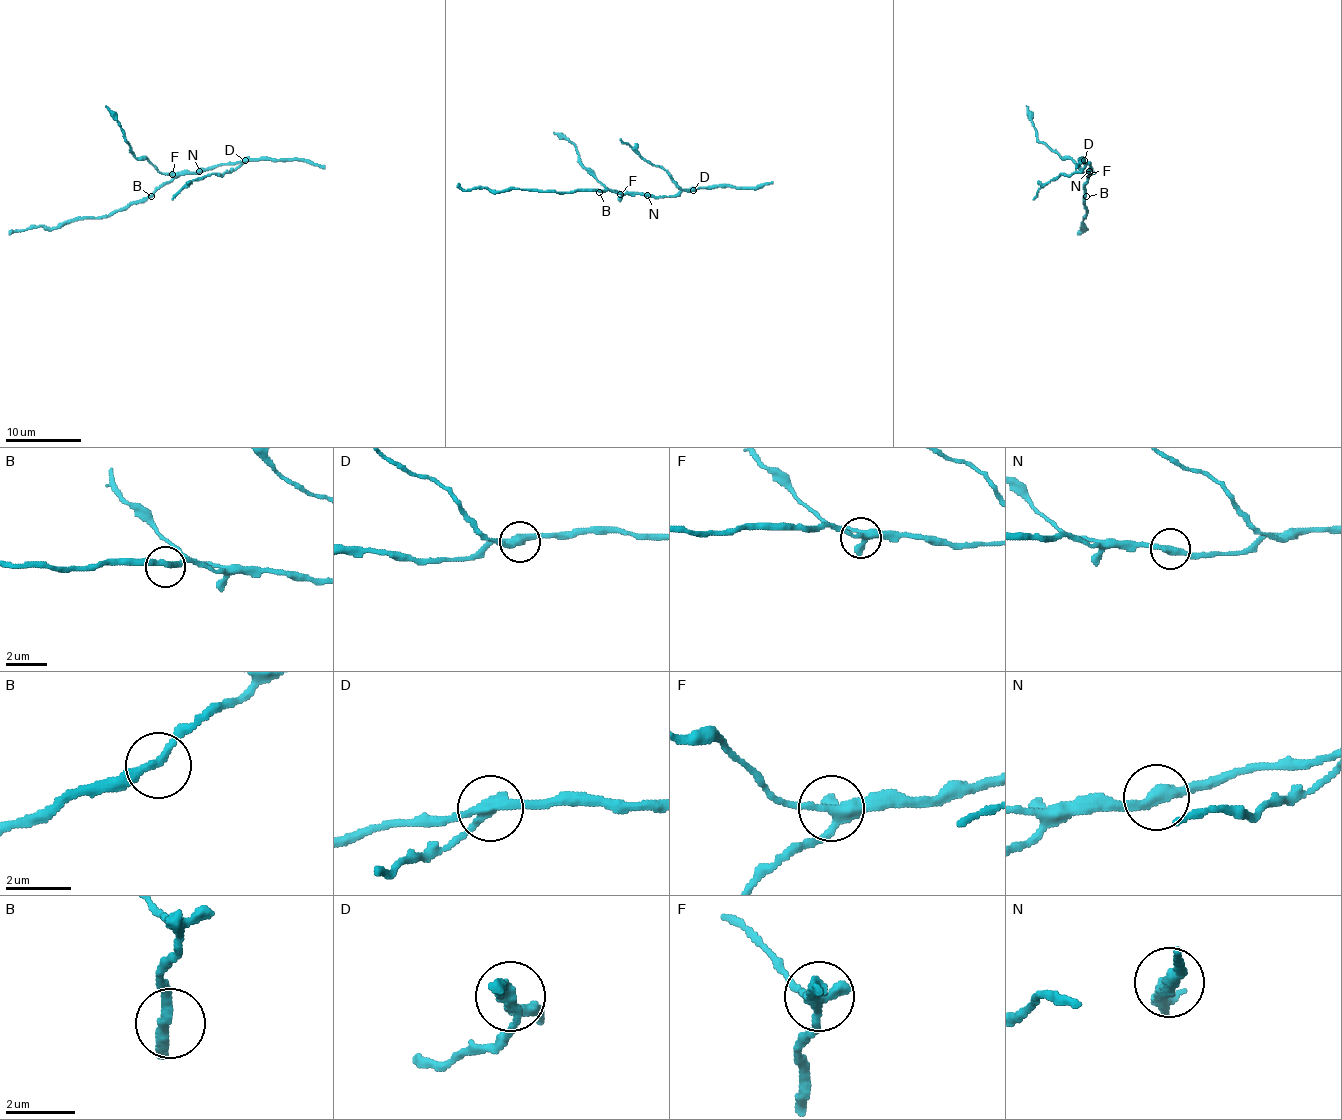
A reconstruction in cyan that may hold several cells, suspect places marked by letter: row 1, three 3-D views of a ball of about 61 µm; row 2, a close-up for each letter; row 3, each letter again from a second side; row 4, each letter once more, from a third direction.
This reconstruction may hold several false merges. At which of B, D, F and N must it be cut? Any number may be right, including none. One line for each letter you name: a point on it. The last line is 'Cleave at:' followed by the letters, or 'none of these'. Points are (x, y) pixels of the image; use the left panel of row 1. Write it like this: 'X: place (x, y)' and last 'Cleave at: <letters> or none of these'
D: place (245, 160)
Cleave at: D

